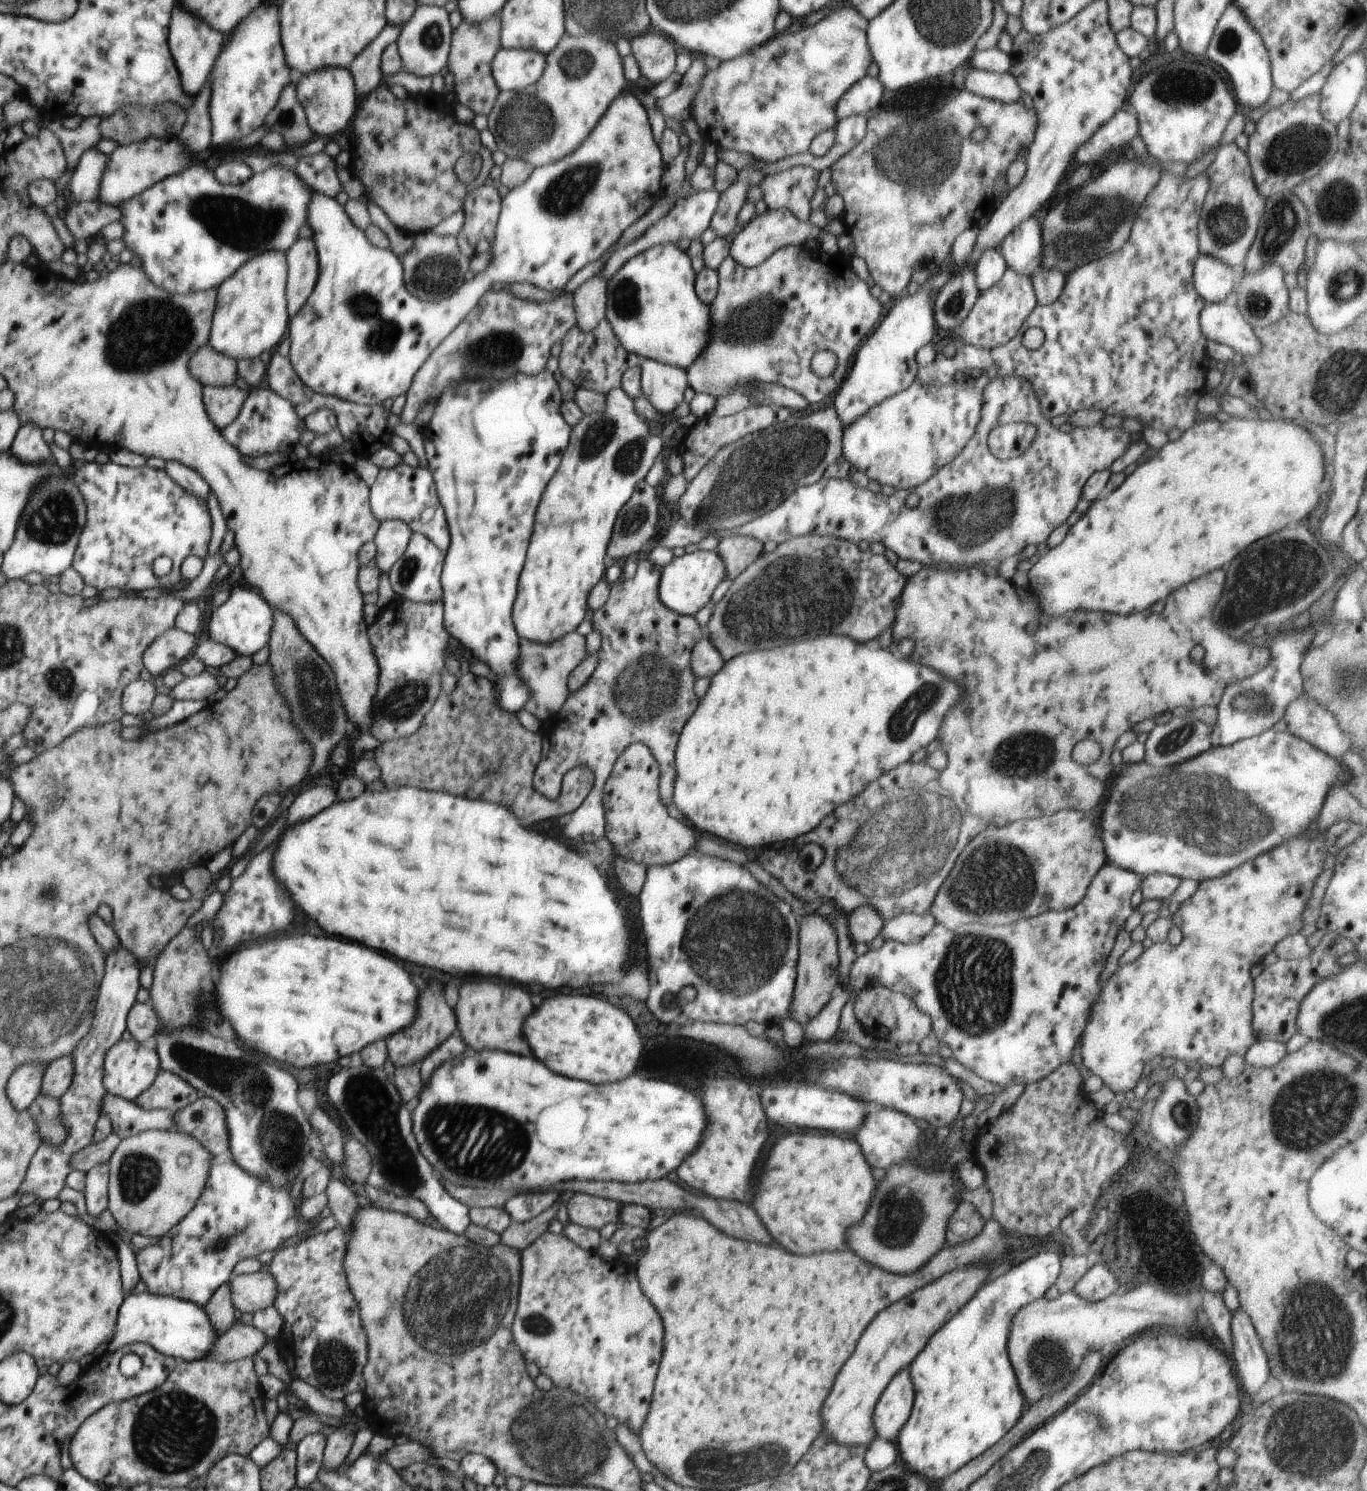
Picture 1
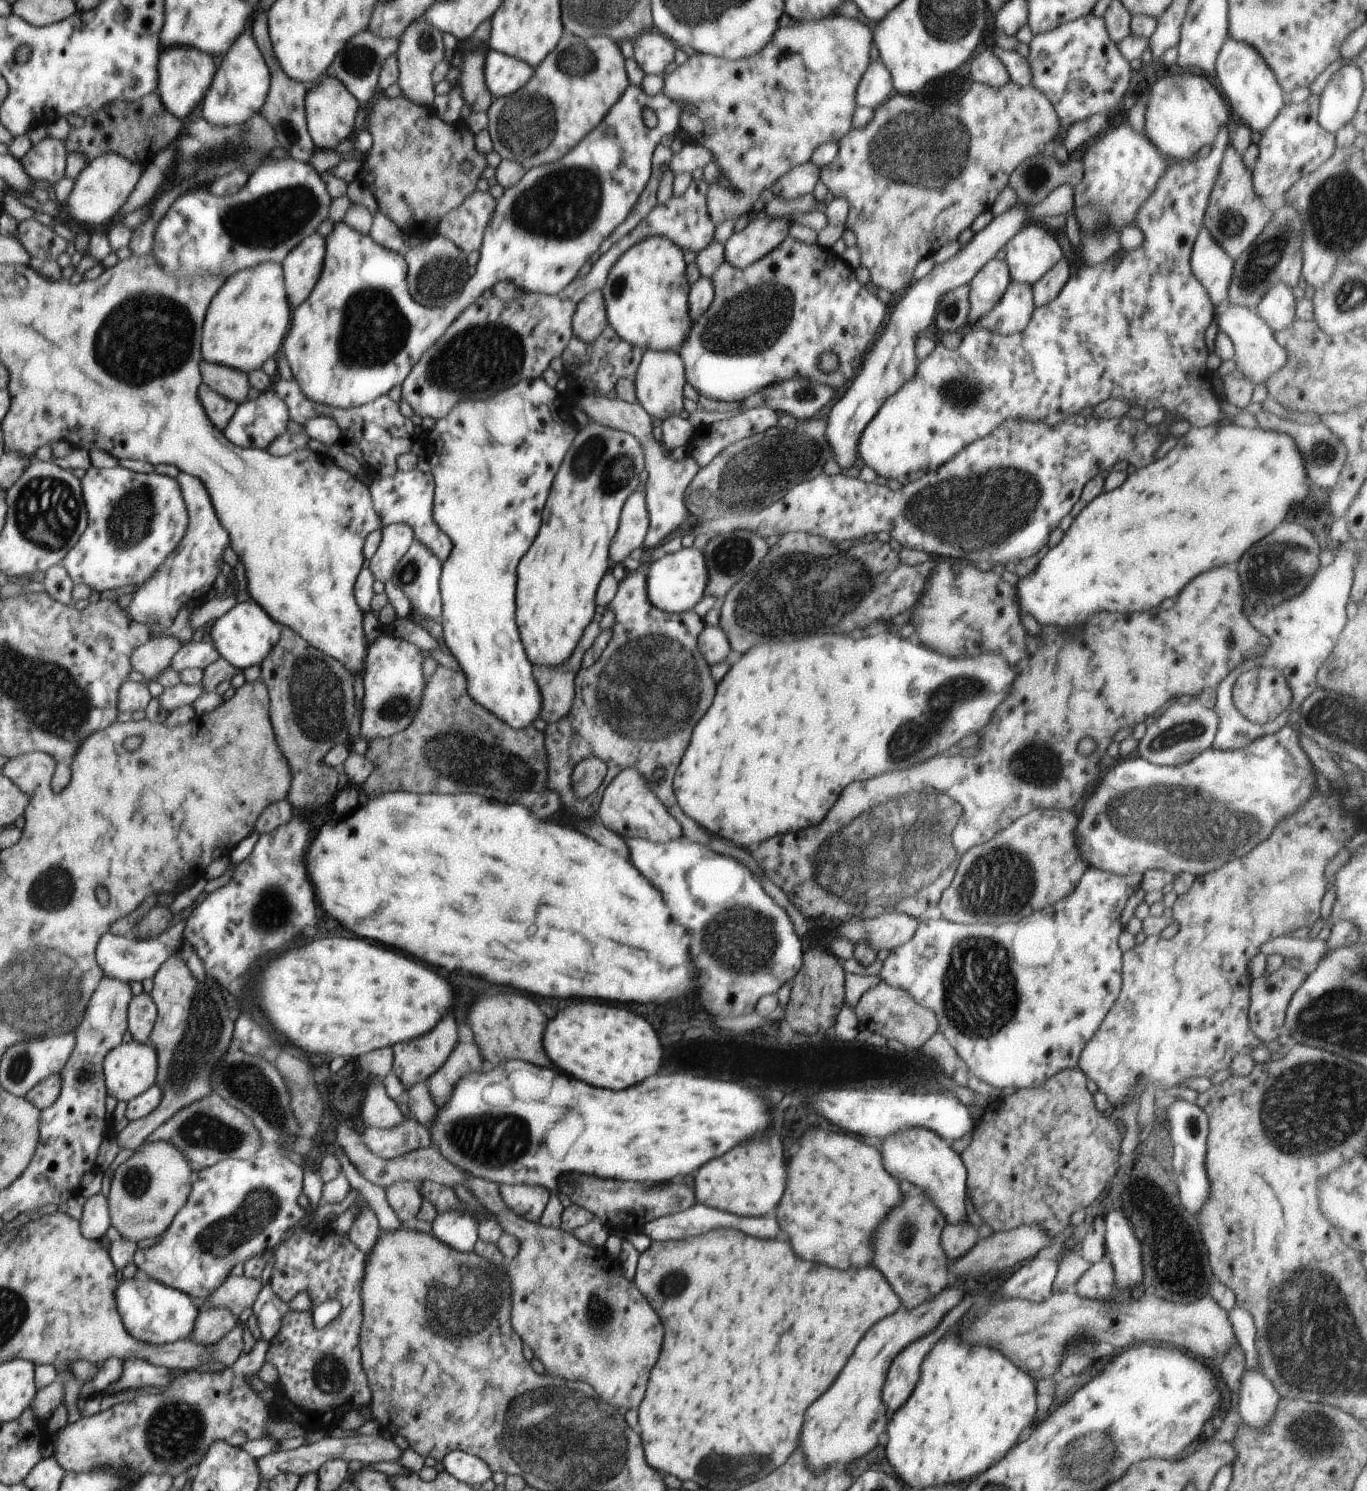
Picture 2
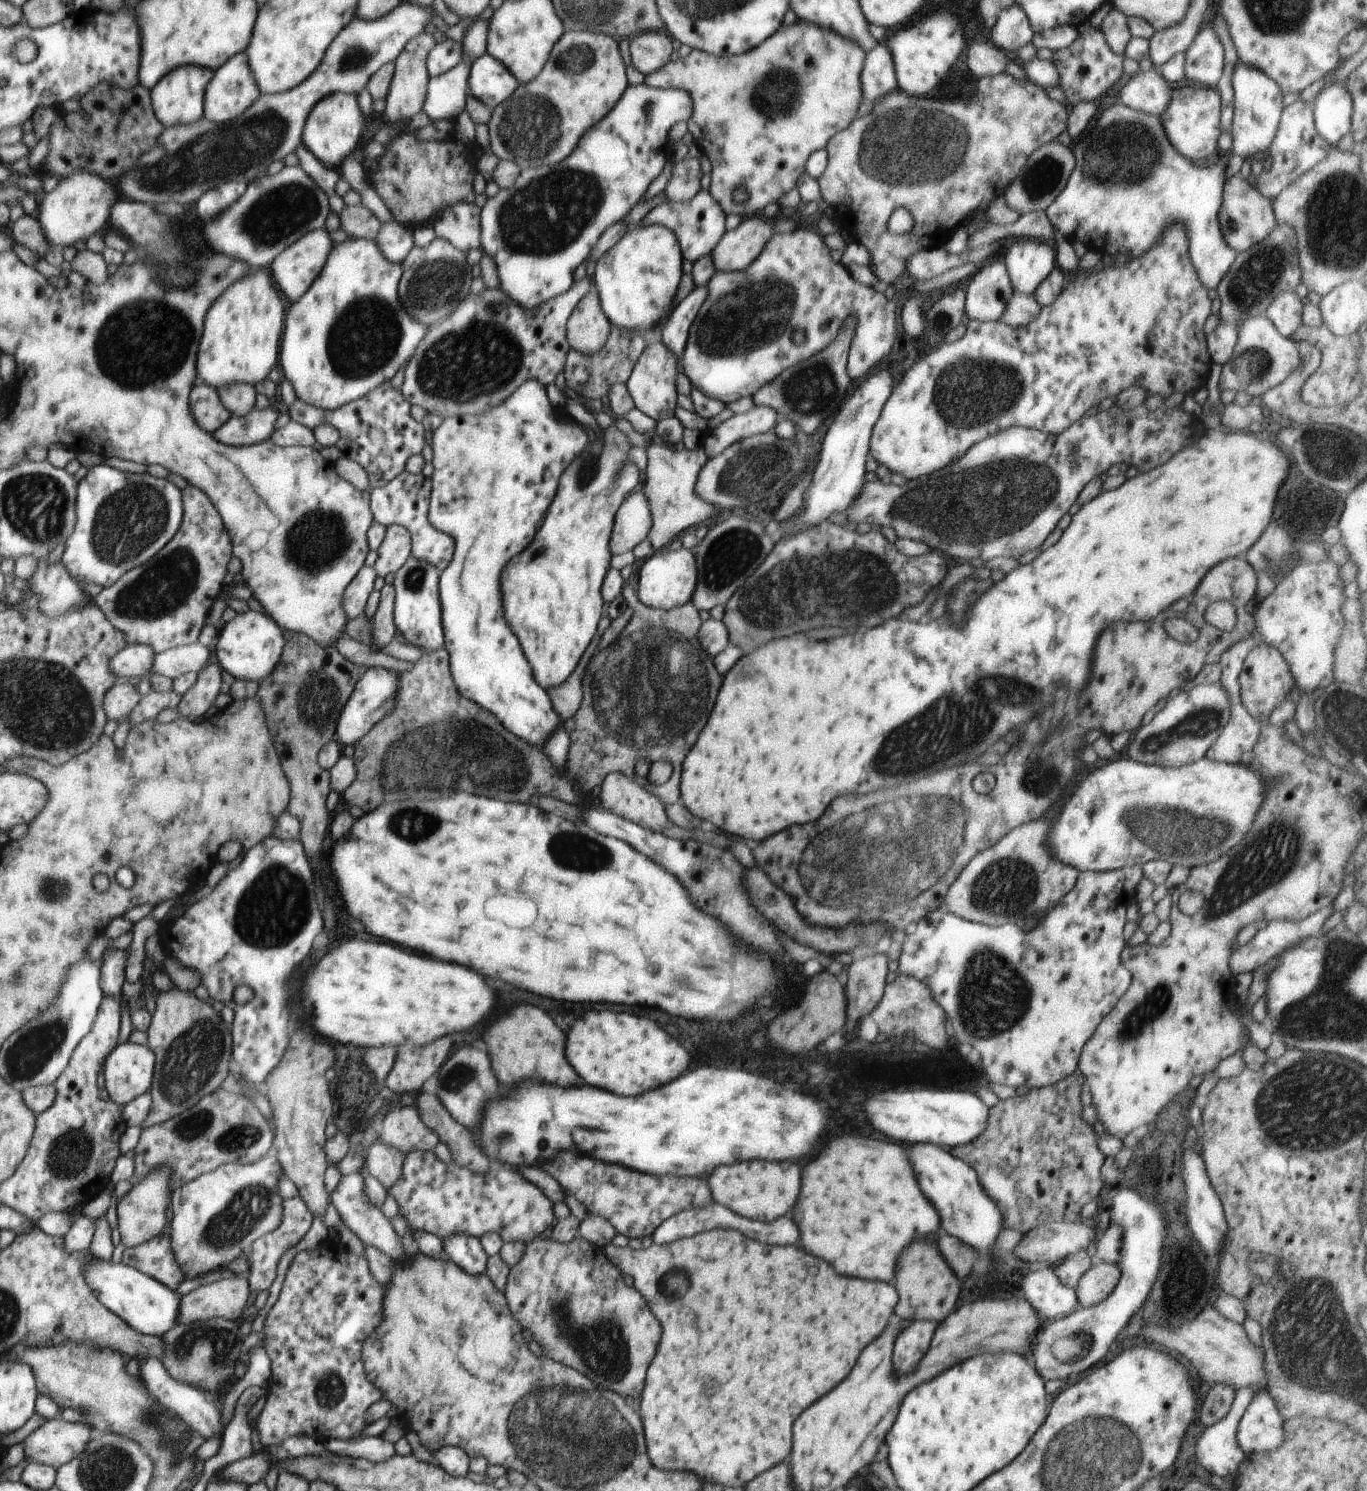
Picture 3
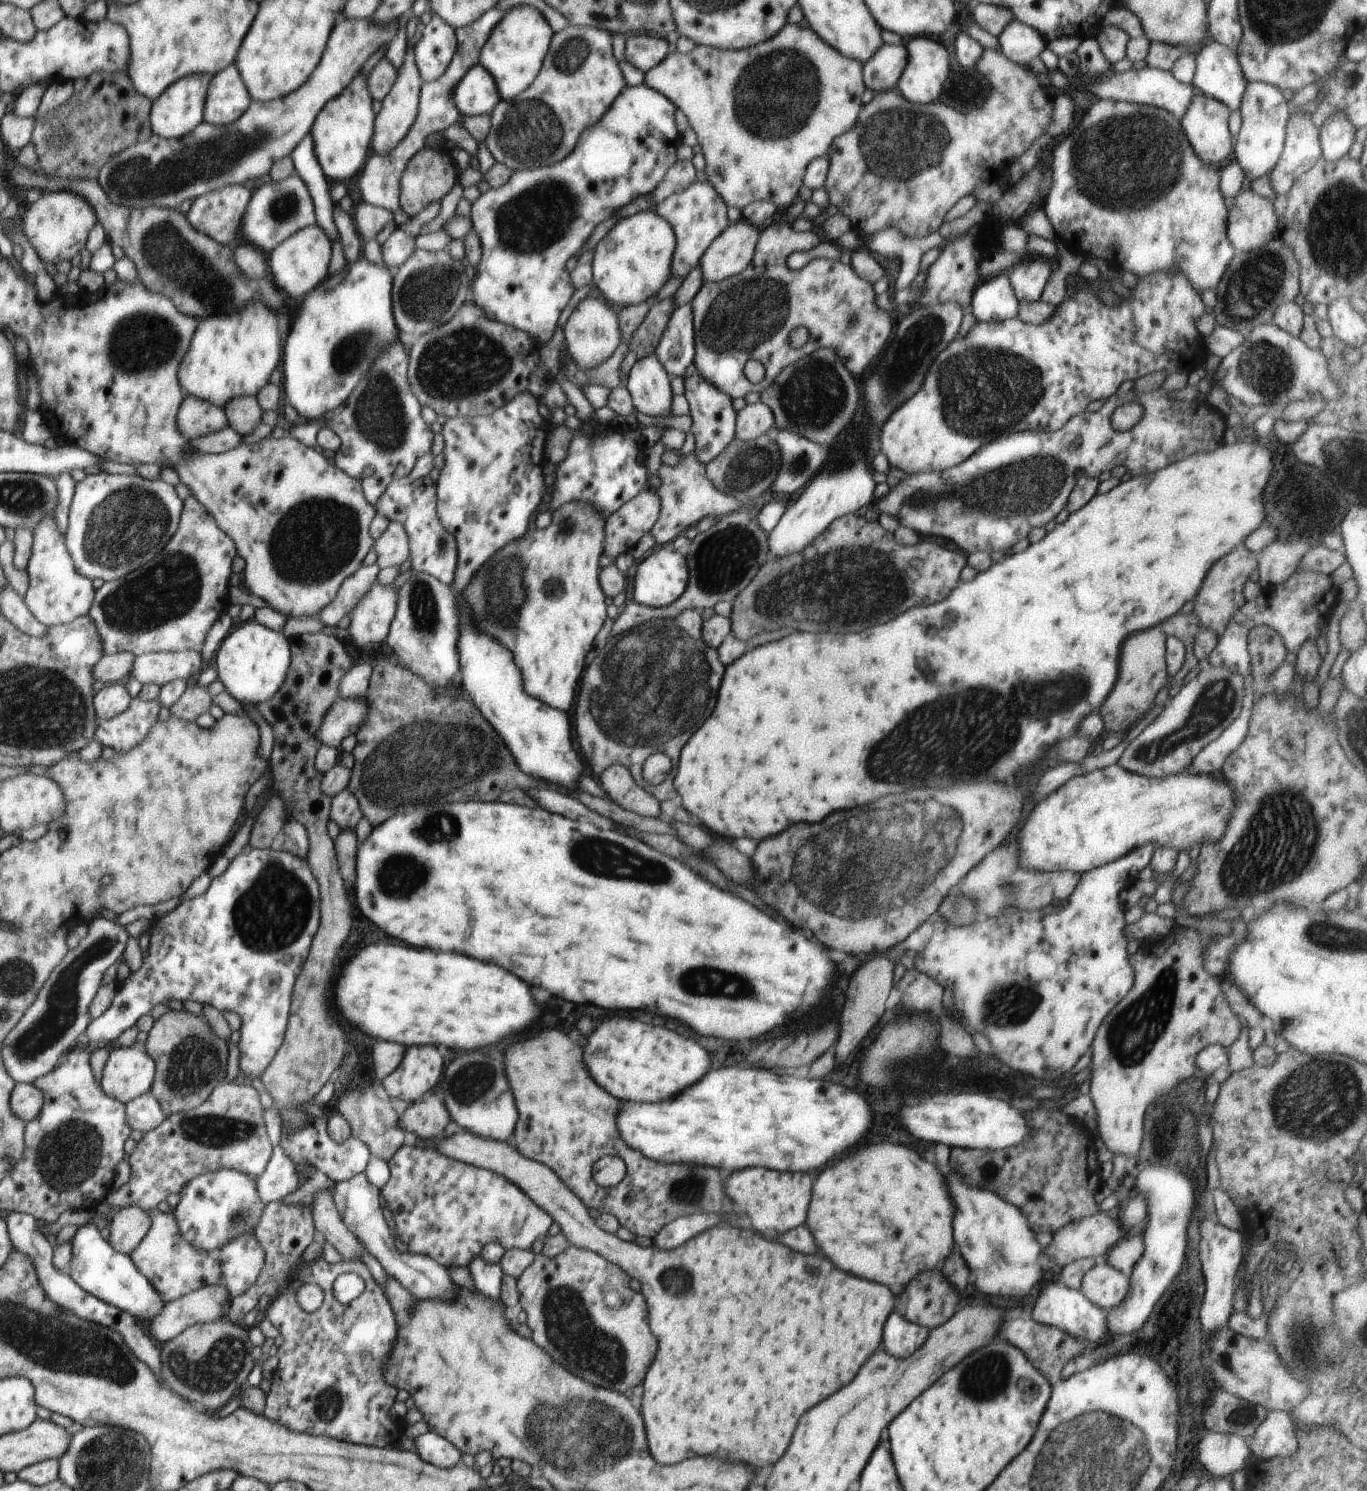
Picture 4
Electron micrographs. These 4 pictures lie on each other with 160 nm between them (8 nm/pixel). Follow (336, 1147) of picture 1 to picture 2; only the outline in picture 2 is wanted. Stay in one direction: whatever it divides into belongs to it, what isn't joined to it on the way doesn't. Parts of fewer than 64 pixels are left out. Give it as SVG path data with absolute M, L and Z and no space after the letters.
M345 1123L336 1126L335 1142L342 1150L346 1150L344 1154L348 1154L348 1160L358 1168L358 1172L360 1172L366 1180L377 1186L382 1186L384 1189L398 1180L416 1184L419 1184L422 1180L432 1180L432 1182L450 1186L450 1188L454 1188L454 1191L456 1191L458 1186L466 1185L467 1176L454 1166L452 1162L448 1162L448 1160L442 1156L441 1150L438 1150L438 1146L435 1146L433 1143L431 1146L428 1146L428 1148L419 1149L404 1154L404 1156L398 1156L397 1158L390 1158L390 1160L384 1160L384 1158L372 1154L372 1152L366 1148L366 1144L362 1142L362 1136L352 1130L352 1128L348 1128Z

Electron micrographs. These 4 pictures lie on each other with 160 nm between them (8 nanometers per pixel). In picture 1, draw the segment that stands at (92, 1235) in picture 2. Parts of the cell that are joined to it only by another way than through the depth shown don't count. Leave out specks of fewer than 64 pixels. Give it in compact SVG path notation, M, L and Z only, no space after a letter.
M102 1163L86 1172L84 1207L92 1216L107 1209L109 1201L109 1164Z

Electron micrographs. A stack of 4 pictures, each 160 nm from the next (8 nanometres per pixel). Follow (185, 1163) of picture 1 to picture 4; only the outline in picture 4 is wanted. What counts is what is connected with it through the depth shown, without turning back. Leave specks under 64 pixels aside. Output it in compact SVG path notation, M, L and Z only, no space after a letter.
M141 1206L122 1207L111 1220L110 1242L116 1250L129 1255L148 1236L152 1224L152 1214Z

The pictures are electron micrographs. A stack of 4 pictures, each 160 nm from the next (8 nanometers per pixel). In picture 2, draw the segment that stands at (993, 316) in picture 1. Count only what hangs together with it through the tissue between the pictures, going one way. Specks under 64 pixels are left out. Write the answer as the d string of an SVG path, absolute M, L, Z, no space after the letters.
M1011 281L1002 300L990 314L982 316L974 328L990 330L994 334L1015 334L1026 329L1034 314L1032 287Z

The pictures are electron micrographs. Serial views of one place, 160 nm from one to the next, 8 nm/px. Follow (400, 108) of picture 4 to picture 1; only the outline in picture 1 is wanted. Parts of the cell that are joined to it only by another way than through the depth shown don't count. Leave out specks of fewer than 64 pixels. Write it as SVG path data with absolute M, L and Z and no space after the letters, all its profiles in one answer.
M417 5L412 18L403 26L397 40L403 68L419 77L433 77L447 66L451 47L449 13L445 7Z

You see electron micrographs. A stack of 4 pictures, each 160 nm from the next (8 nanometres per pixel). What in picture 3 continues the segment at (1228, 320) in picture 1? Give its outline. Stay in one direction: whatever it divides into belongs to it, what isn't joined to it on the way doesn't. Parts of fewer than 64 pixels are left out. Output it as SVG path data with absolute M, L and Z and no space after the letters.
M1266 315L1244 318L1237 332L1238 344L1232 358L1222 366L1218 383L1220 392L1232 390L1246 392L1252 397L1262 396L1303 366L1297 344L1290 337L1280 334Z

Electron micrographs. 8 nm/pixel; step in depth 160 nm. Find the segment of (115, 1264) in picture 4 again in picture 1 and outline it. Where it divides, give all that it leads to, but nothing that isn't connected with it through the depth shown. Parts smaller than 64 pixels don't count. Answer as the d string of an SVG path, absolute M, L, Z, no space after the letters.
M147 1290L140 1295L132 1293L122 1301L115 1333L106 1352L114 1352L132 1343L148 1343L166 1356L192 1362L206 1359L218 1337L219 1332L213 1327L202 1307L176 1297L154 1295Z

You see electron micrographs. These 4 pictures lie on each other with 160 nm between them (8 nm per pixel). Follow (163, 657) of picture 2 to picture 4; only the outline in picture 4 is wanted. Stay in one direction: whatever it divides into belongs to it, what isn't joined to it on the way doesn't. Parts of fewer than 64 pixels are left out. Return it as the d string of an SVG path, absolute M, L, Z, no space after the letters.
M131 652L105 655L93 668L93 677L105 685L130 679L131 670L137 656Z

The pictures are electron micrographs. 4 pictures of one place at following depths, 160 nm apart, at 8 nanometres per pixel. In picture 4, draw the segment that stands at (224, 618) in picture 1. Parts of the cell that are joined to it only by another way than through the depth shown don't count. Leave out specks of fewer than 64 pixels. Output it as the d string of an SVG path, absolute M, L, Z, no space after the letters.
M246 621L232 627L224 637L216 654L217 678L225 686L236 702L242 706L271 699L282 686L291 663L291 650L288 638L282 632L260 625L258 621Z

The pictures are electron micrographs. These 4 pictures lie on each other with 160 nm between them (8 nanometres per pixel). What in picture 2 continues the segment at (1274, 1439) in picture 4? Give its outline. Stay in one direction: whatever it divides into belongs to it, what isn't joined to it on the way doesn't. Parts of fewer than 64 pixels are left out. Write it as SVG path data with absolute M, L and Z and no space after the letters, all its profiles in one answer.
M1246 1368L1238 1385L1240 1417L1246 1426L1264 1430L1270 1426L1281 1396L1260 1368L1249 1368Z

